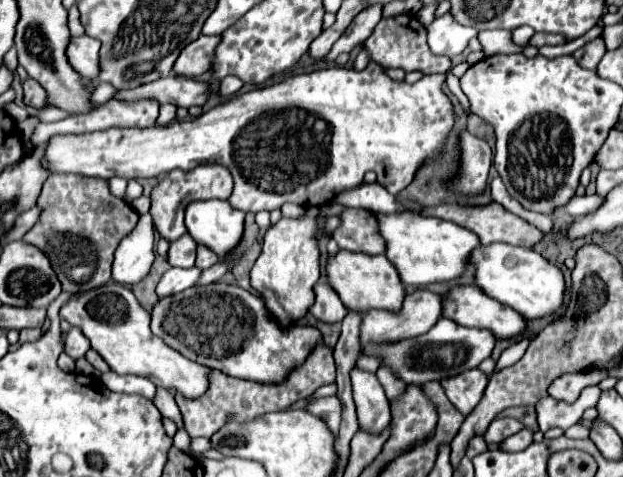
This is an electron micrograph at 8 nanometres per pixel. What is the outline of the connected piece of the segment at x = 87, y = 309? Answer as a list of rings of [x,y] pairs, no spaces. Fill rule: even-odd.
[[[108,281],[102,287],[90,289],[62,305],[60,317],[72,327],[80,327],[88,337],[94,351],[110,365],[118,375],[140,375],[150,379],[156,387],[164,387],[188,399],[198,399],[210,389],[210,369],[196,365],[176,349],[168,347],[160,337],[150,331],[150,313],[140,307],[134,293],[116,281]]]

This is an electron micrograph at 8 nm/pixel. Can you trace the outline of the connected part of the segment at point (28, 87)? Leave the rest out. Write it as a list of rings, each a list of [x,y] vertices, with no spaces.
[[[26,79],[22,83],[24,87],[24,101],[30,107],[44,107],[46,105],[46,91],[42,89],[42,85],[36,79]]]

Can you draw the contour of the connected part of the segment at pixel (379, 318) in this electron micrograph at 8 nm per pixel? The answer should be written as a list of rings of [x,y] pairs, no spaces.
[[[418,289],[412,295],[406,295],[400,313],[388,313],[388,311],[376,311],[376,309],[368,311],[364,315],[362,329],[360,329],[360,343],[366,345],[368,341],[376,341],[376,343],[398,341],[398,339],[404,339],[404,337],[416,337],[420,333],[426,333],[442,317],[442,301],[444,301],[442,295],[426,291],[426,289]]]

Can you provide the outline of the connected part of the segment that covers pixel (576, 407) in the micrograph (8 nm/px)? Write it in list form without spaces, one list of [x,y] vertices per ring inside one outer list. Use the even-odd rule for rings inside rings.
[[[586,387],[582,389],[580,397],[574,403],[566,403],[566,401],[558,401],[554,397],[544,397],[536,403],[536,413],[538,413],[538,425],[540,431],[546,433],[552,427],[560,427],[560,429],[568,429],[570,425],[578,423],[582,413],[588,407],[596,407],[596,401],[600,397],[600,387]]]

